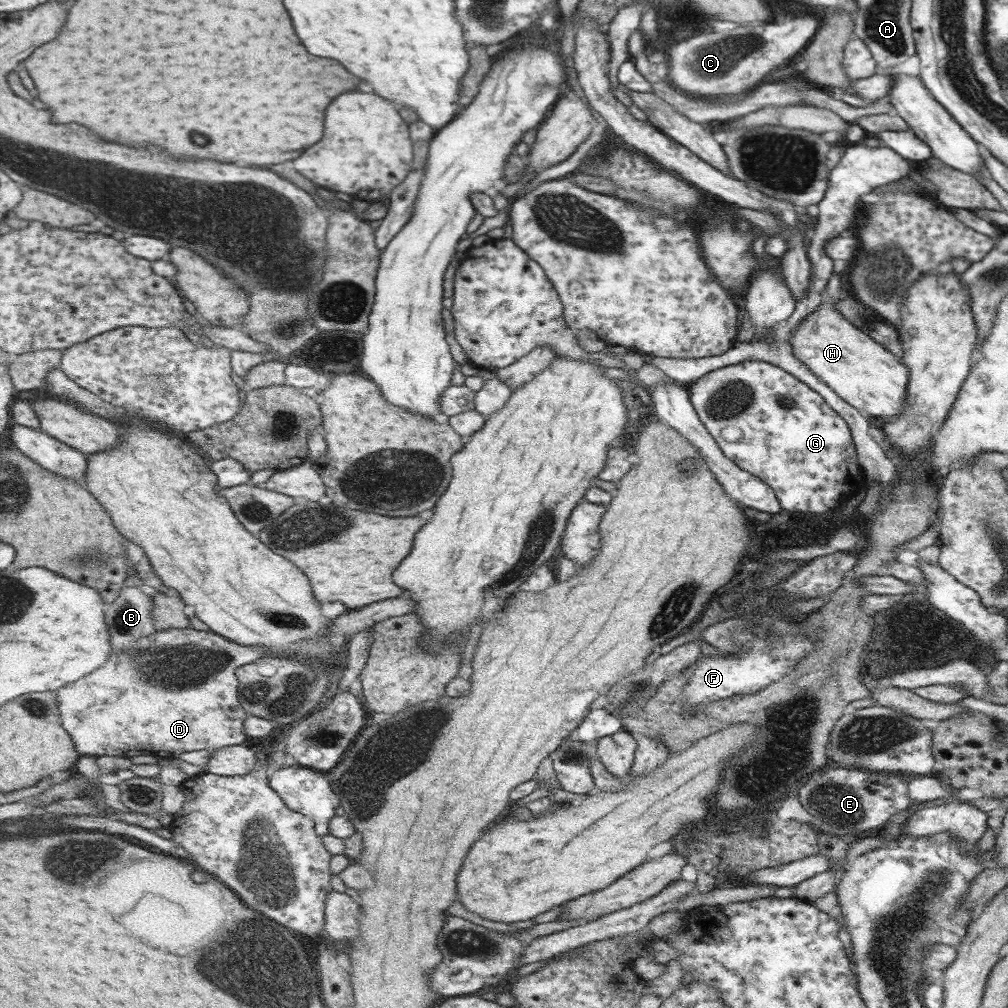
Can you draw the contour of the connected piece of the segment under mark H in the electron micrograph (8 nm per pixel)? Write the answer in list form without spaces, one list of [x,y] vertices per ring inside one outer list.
[[[839,265],[829,276],[825,286],[827,302],[819,305],[791,332],[789,345],[792,355],[800,360],[819,380],[822,380],[837,396],[866,416],[883,420],[897,418],[905,412],[907,396],[907,365],[895,362],[893,353],[879,342],[875,342],[867,333],[860,330],[841,316],[833,304],[839,300],[839,274],[843,272]]]

